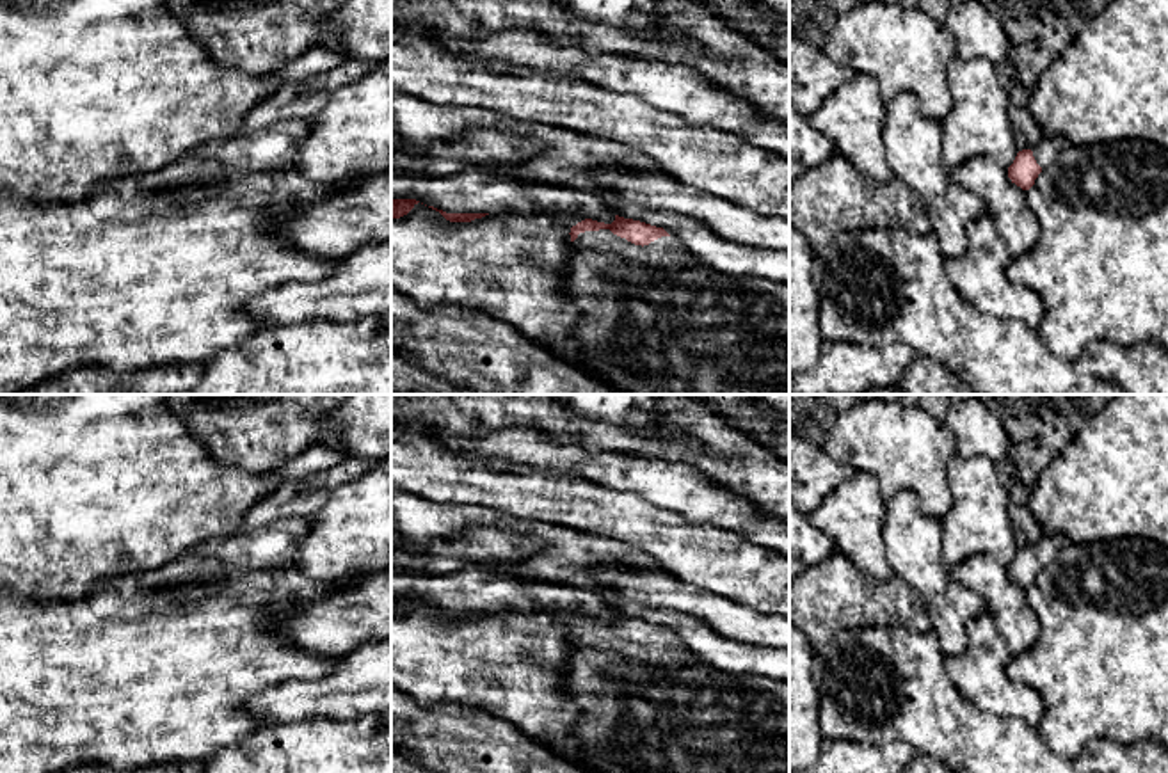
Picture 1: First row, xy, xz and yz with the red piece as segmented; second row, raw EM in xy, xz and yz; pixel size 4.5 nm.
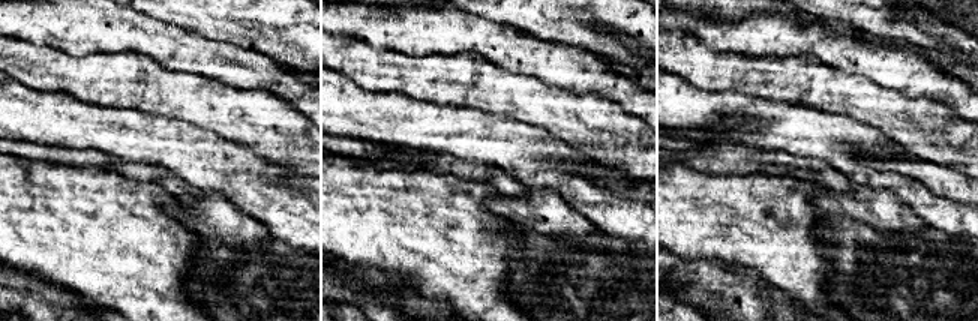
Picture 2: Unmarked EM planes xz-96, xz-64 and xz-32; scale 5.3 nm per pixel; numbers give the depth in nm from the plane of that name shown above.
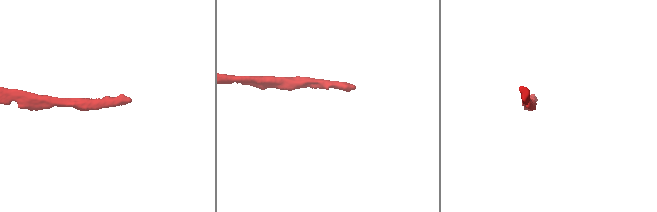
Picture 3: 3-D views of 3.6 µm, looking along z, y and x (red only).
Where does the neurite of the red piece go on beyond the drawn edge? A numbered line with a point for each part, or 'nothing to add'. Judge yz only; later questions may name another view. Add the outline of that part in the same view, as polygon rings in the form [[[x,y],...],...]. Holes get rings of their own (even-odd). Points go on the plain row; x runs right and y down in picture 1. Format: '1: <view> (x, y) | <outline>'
1: yz (1046, 548) | [[[1040,535],[1035,544],[1031,546],[1036,562],[1042,565],[1049,565],[1060,554],[1060,551],[1068,544],[1067,537],[1063,535]]]

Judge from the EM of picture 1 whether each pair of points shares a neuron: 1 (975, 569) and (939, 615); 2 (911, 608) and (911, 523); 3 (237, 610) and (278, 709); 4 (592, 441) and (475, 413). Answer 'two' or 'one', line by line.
1: two
2: two
3: two
4: one

